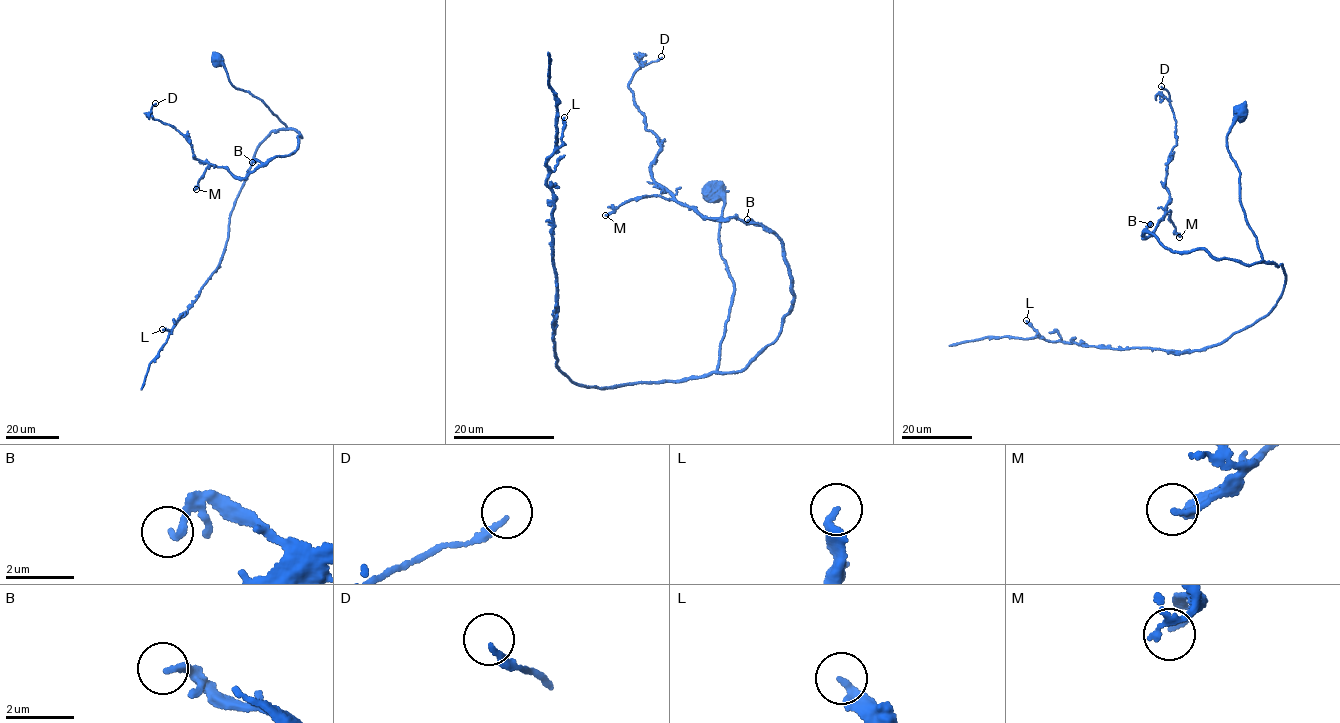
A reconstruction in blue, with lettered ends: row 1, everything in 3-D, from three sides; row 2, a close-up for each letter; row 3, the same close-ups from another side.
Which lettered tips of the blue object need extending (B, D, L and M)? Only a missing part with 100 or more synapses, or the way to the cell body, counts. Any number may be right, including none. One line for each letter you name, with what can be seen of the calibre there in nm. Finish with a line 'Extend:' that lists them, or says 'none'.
Extend: none

